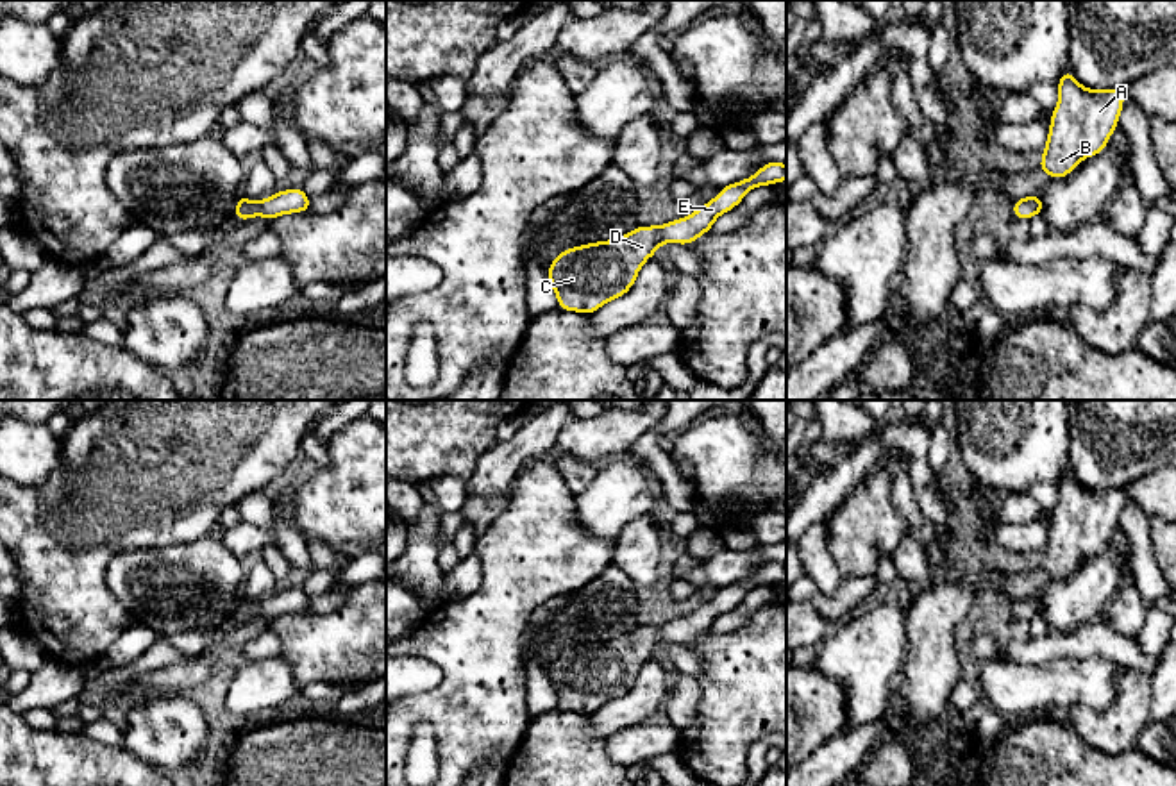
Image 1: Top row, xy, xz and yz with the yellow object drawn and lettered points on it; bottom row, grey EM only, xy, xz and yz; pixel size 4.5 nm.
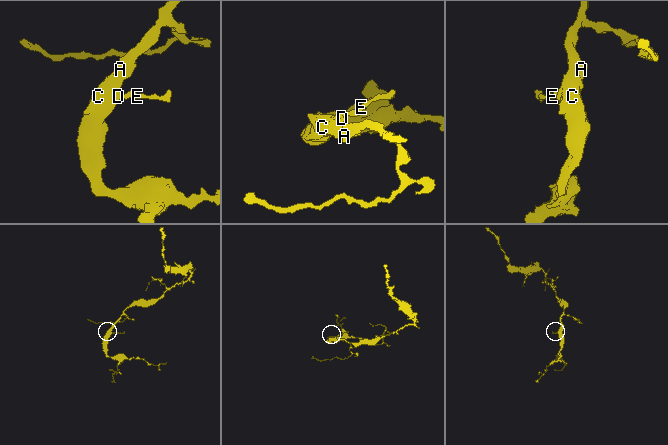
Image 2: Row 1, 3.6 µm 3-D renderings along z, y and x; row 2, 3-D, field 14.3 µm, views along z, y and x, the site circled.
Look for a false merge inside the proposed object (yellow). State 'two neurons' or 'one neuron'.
one neuron

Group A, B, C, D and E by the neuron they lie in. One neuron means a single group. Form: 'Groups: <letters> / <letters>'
Groups: A B C D E

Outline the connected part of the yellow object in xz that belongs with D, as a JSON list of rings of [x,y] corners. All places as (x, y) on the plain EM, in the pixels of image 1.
[[[765,563],[754,575],[724,584],[711,602],[692,615],[658,627],[636,627],[626,636],[561,650],[547,670],[558,697],[558,709],[592,715],[606,702],[624,697],[638,677],[640,668],[661,643],[692,645],[710,632],[713,622],[735,609],[758,586],[786,581],[786,564]]]

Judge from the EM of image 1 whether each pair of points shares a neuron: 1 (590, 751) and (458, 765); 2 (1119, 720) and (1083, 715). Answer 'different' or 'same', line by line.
1: different
2: same

